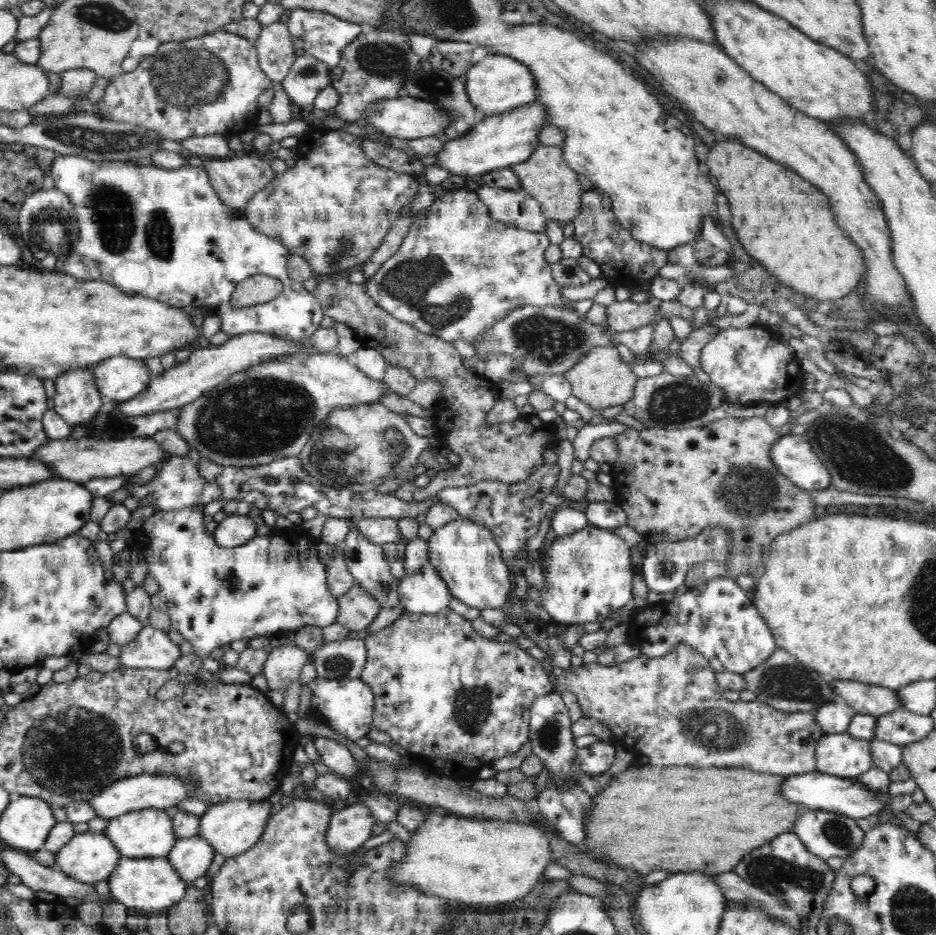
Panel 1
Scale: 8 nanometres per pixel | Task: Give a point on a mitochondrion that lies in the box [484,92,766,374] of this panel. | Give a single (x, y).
(546, 338)

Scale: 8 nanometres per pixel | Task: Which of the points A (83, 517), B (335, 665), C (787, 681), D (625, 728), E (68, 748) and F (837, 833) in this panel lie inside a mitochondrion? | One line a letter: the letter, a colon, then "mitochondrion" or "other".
A: other
B: mitochondrion
C: mitochondrion
D: other
E: mitochondrion
F: mitochondrion

